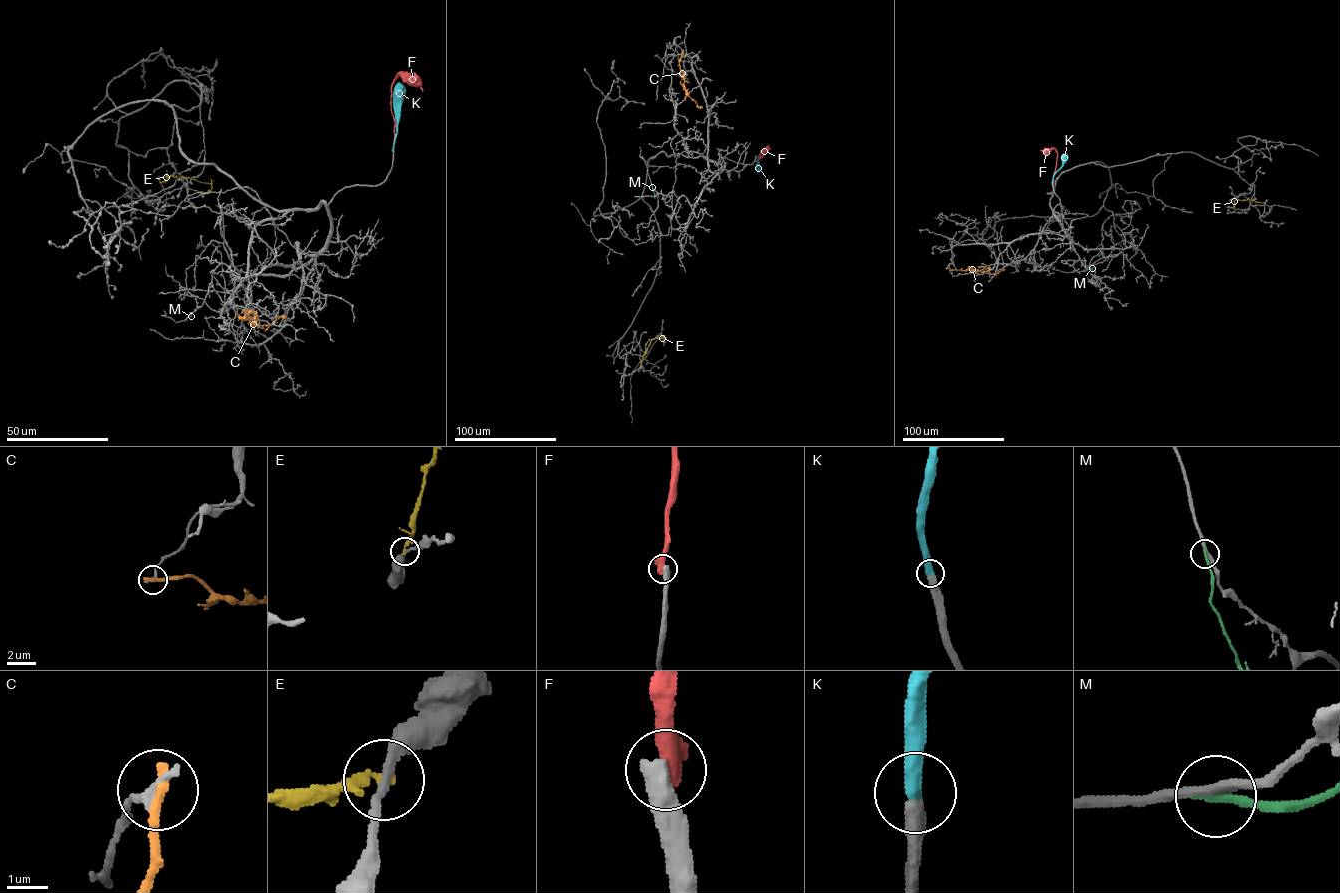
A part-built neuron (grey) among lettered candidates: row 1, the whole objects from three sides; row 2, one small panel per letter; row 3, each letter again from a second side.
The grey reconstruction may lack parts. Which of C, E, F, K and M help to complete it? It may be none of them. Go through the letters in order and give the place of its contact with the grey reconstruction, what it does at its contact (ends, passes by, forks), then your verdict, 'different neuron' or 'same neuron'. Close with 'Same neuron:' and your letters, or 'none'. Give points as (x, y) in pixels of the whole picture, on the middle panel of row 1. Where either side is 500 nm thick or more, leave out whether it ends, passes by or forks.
C: contact (683, 50); it ends; different neuron
E: contact (639, 369); it ends; different neuron
F: contact (755, 157); different neuron
K: contact (755, 157); it ends; same neuron
M: contact (652, 186); it ends; different neuron
Same neuron: K

